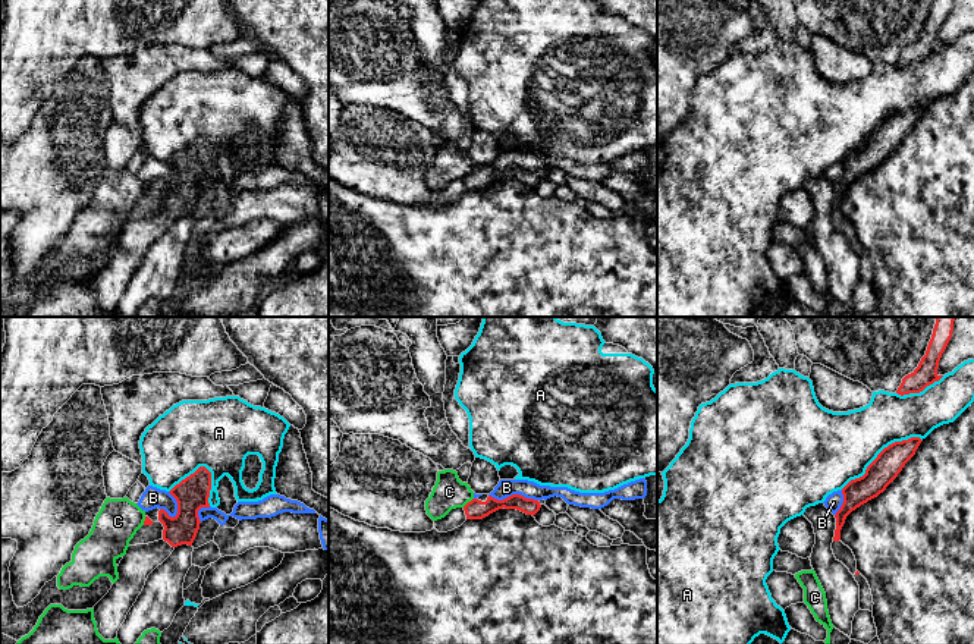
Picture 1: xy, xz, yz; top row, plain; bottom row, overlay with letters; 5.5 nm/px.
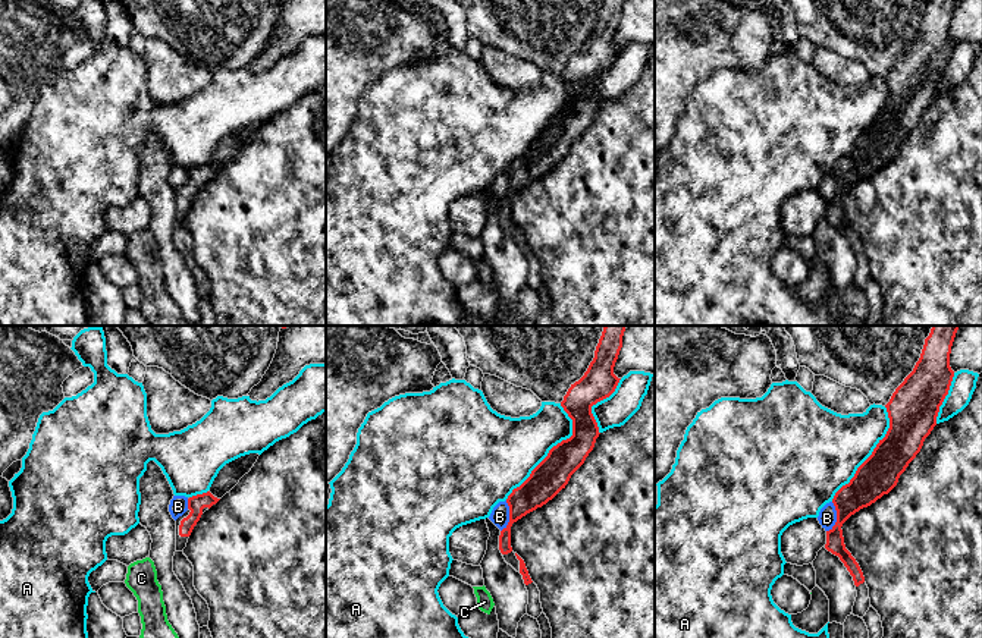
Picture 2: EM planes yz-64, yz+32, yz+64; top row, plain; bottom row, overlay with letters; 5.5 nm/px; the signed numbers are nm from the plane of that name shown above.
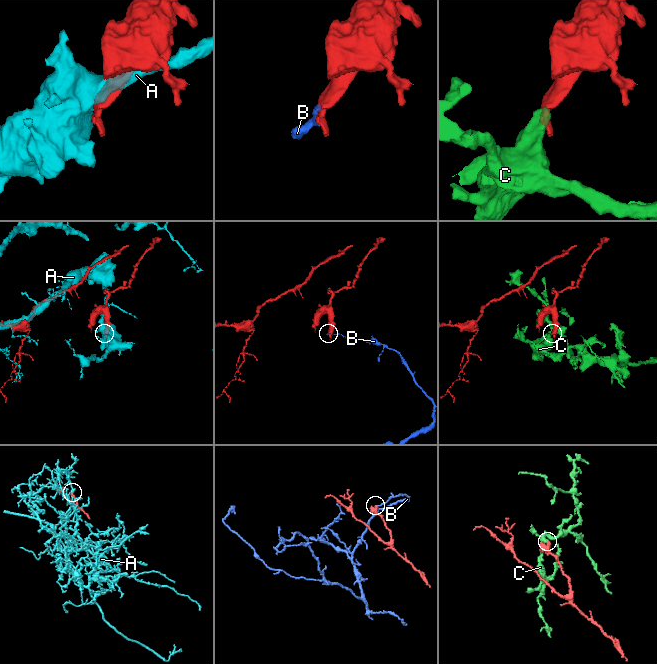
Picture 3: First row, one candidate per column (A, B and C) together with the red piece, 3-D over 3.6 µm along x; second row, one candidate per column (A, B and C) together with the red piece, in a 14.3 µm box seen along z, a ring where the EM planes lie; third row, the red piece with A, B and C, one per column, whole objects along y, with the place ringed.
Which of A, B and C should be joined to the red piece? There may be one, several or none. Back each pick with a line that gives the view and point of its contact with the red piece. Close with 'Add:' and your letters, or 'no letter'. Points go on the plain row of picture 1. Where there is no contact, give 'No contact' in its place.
Add: no letter

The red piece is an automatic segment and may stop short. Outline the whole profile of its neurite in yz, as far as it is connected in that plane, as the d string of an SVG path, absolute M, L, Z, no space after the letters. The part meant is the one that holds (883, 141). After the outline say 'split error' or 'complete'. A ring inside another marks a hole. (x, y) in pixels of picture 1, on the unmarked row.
M911 109L908 111L889 116L867 138L863 148L851 151L842 160L843 175L835 186L836 201L833 213L841 211L841 201L846 188L861 176L883 164L898 148L905 135L915 126L921 113L923 111L920 109Z | complete

